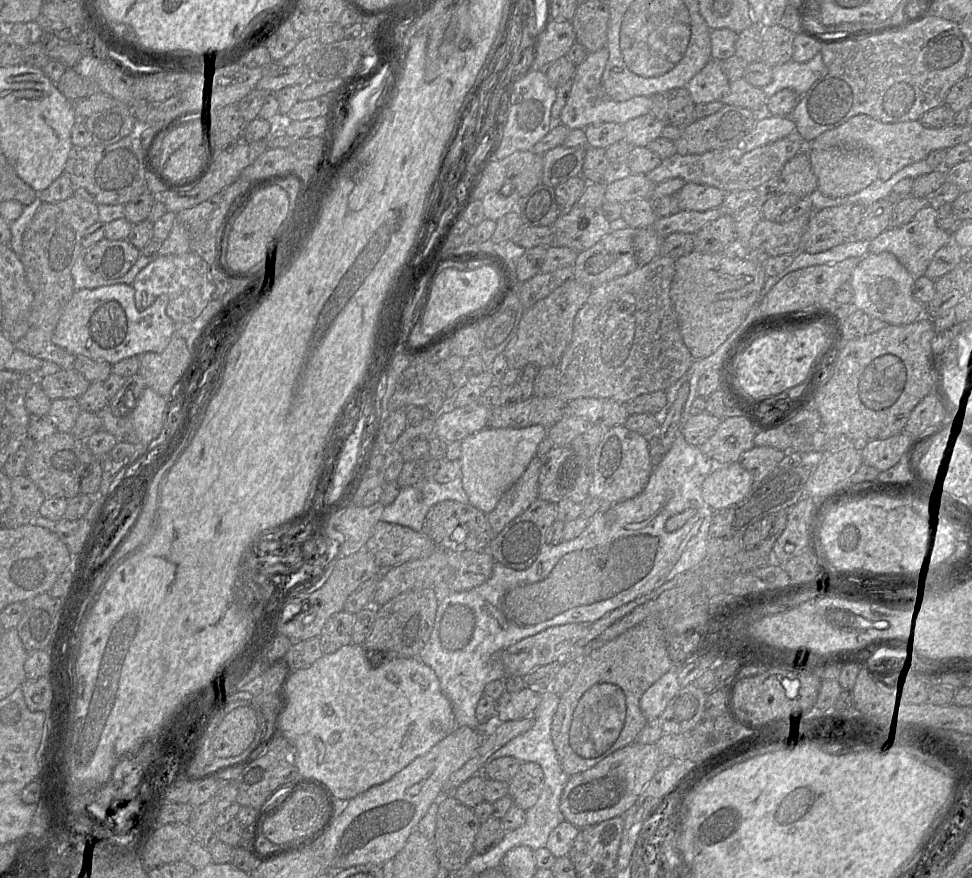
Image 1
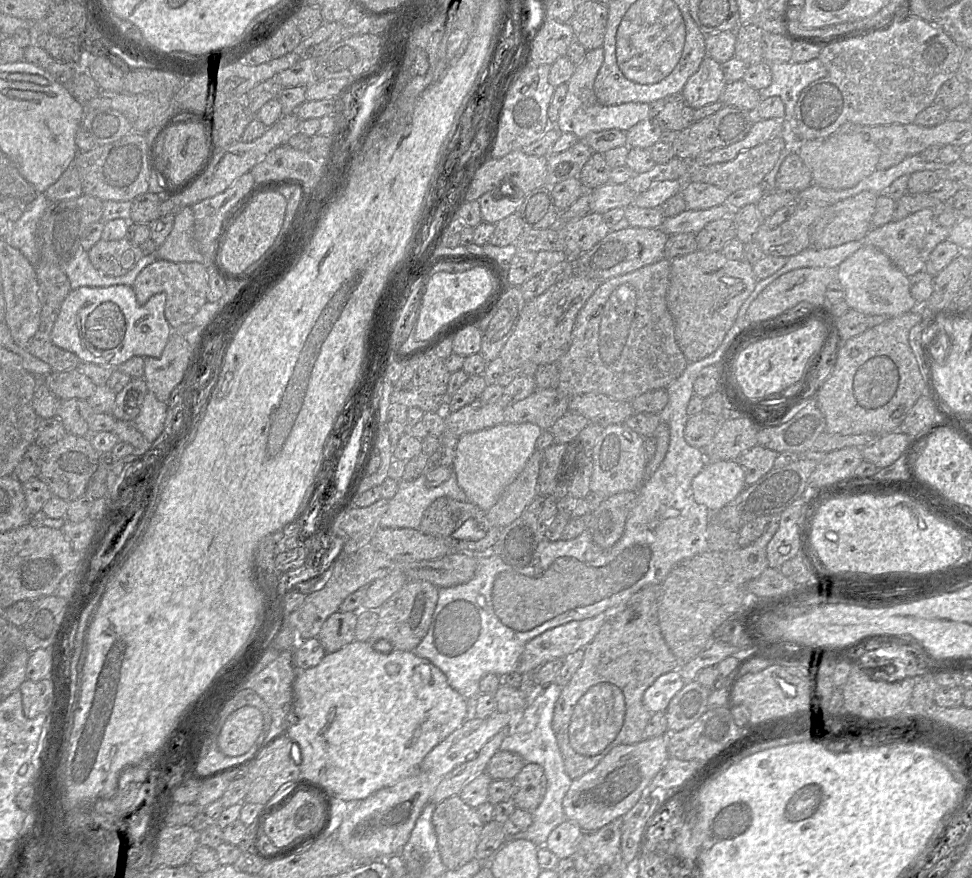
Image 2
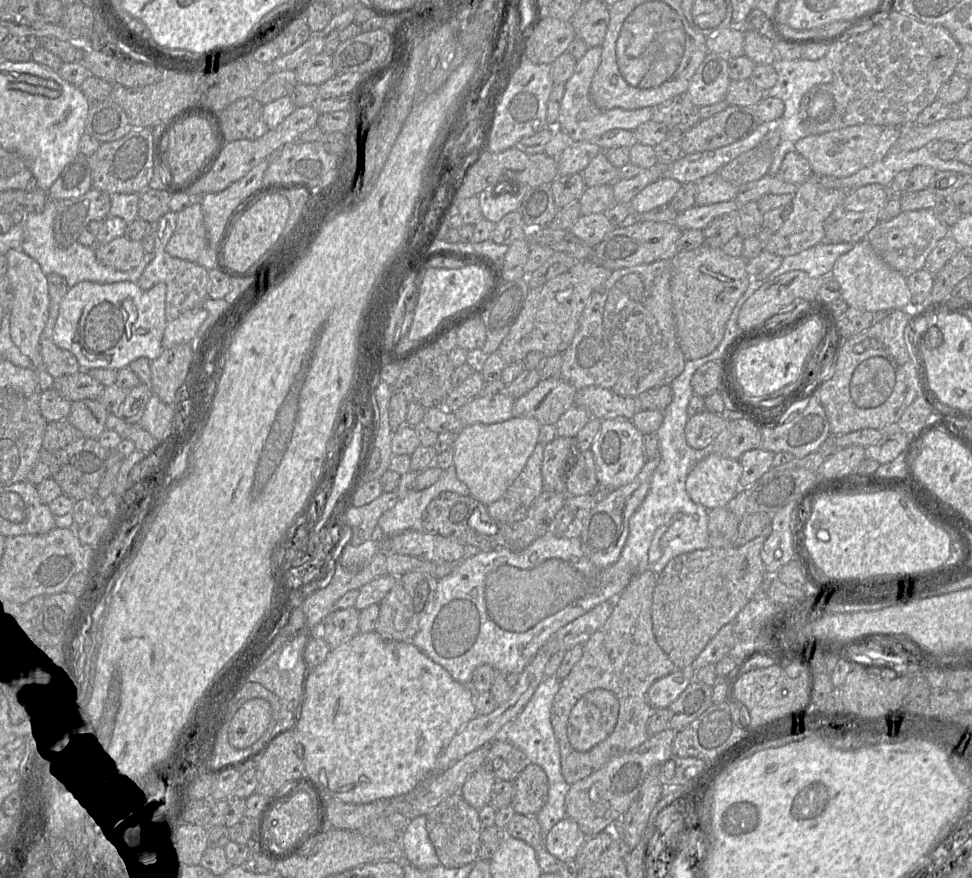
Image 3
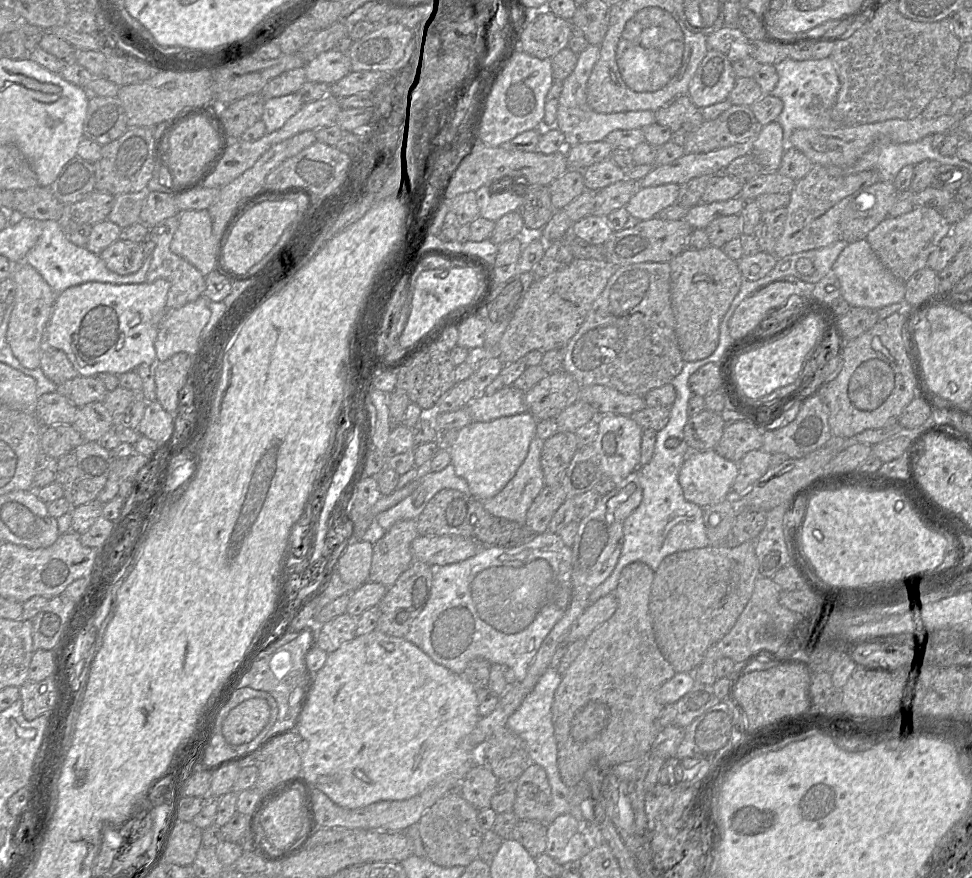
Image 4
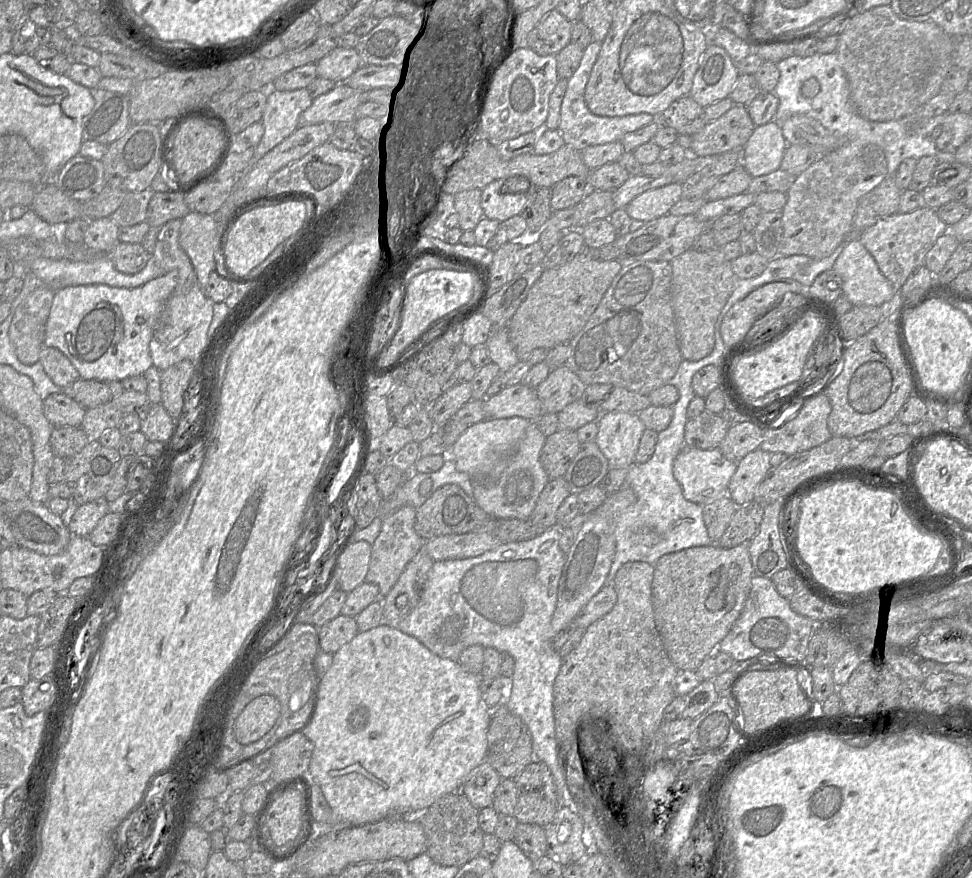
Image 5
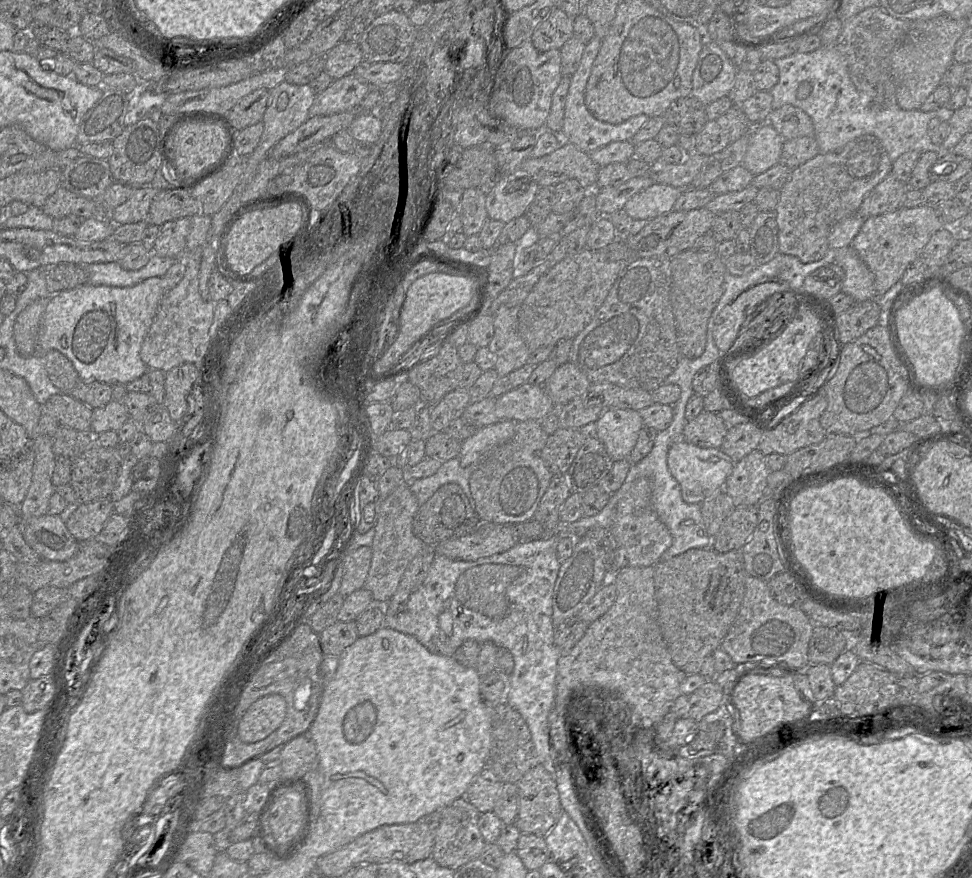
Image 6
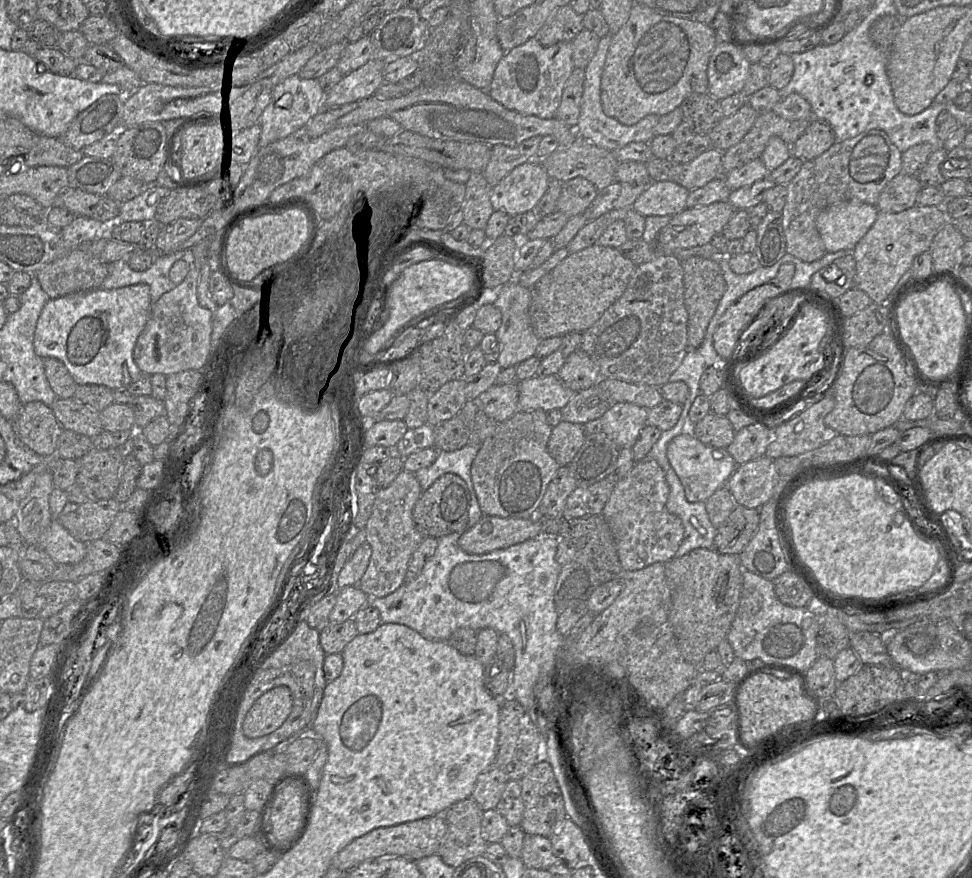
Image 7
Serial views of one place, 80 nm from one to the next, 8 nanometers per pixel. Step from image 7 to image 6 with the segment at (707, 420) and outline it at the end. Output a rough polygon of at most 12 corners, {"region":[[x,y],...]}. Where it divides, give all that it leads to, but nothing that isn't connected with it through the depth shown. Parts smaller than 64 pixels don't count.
{"region":[[704,410],[686,421],[682,439],[721,448],[728,429],[719,413]]}

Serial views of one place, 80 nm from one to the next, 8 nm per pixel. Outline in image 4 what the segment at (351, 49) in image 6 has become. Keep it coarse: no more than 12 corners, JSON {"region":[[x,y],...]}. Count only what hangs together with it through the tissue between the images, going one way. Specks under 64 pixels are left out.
{"region":[[331,49],[307,62],[307,81],[333,85],[351,71],[347,52]]}

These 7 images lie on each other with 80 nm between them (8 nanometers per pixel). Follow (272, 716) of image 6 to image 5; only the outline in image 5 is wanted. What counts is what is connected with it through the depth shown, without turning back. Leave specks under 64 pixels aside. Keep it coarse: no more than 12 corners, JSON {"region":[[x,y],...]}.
{"region":[[269,694],[251,700],[235,720],[242,745],[260,740],[281,716]]}

